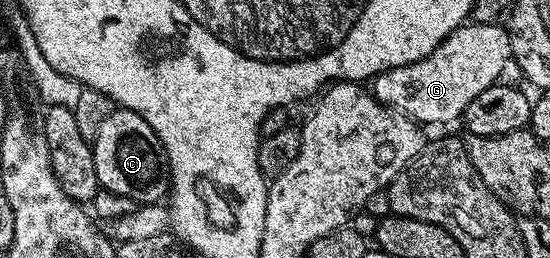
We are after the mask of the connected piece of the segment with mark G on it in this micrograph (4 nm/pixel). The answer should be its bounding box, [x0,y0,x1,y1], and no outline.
[373,21,512,125]

